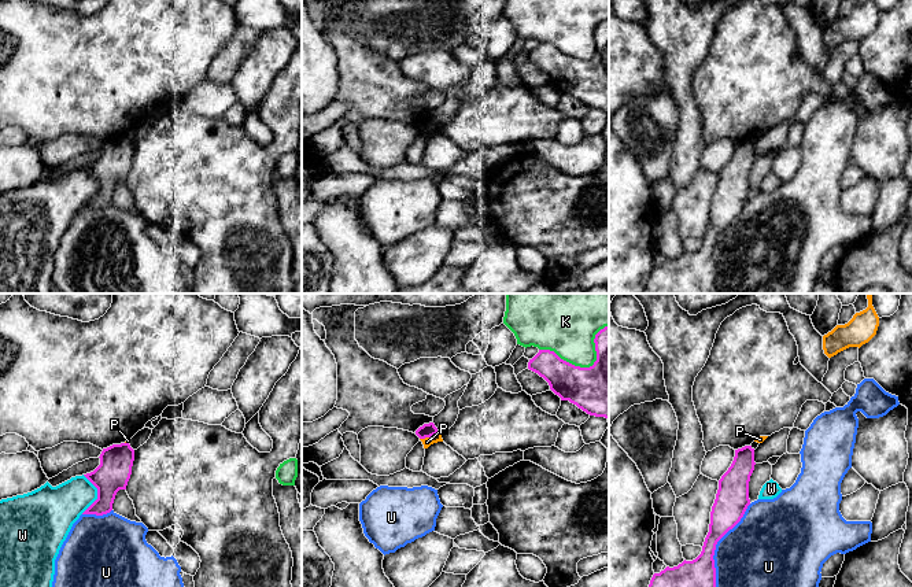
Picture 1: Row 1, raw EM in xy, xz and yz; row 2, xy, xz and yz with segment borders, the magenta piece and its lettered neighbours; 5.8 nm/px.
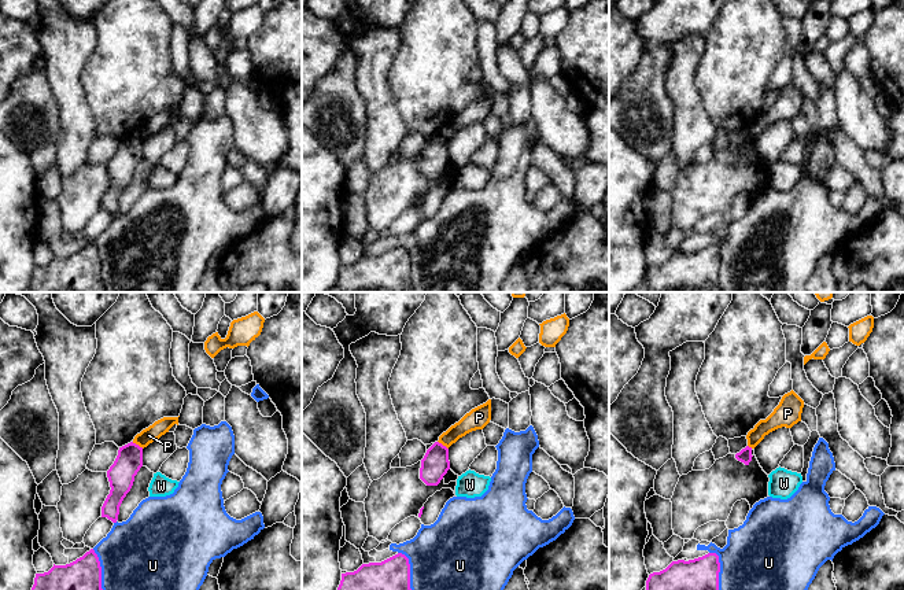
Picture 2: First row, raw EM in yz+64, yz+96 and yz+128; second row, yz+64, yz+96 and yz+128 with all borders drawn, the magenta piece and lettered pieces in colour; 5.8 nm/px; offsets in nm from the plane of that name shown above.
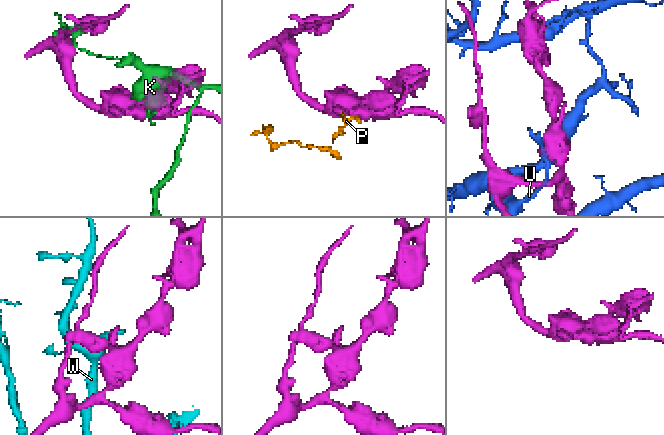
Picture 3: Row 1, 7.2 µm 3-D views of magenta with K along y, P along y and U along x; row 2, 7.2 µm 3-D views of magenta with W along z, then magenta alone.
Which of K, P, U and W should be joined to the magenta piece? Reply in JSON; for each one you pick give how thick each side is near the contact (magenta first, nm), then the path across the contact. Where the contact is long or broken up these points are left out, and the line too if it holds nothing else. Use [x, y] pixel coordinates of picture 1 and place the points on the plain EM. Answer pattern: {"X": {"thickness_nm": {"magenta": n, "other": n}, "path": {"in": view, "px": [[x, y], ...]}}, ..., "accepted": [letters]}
{"accepted": []}

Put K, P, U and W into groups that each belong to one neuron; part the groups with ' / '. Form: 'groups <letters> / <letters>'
groups K / P / U / W

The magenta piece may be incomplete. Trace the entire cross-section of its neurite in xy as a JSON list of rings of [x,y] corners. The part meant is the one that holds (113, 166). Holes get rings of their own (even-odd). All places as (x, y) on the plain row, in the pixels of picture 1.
[[[129,136],[112,137],[99,151],[100,158],[84,167],[97,181],[97,192],[82,207],[103,208],[112,203],[117,185],[126,182],[130,171],[134,143]]]

